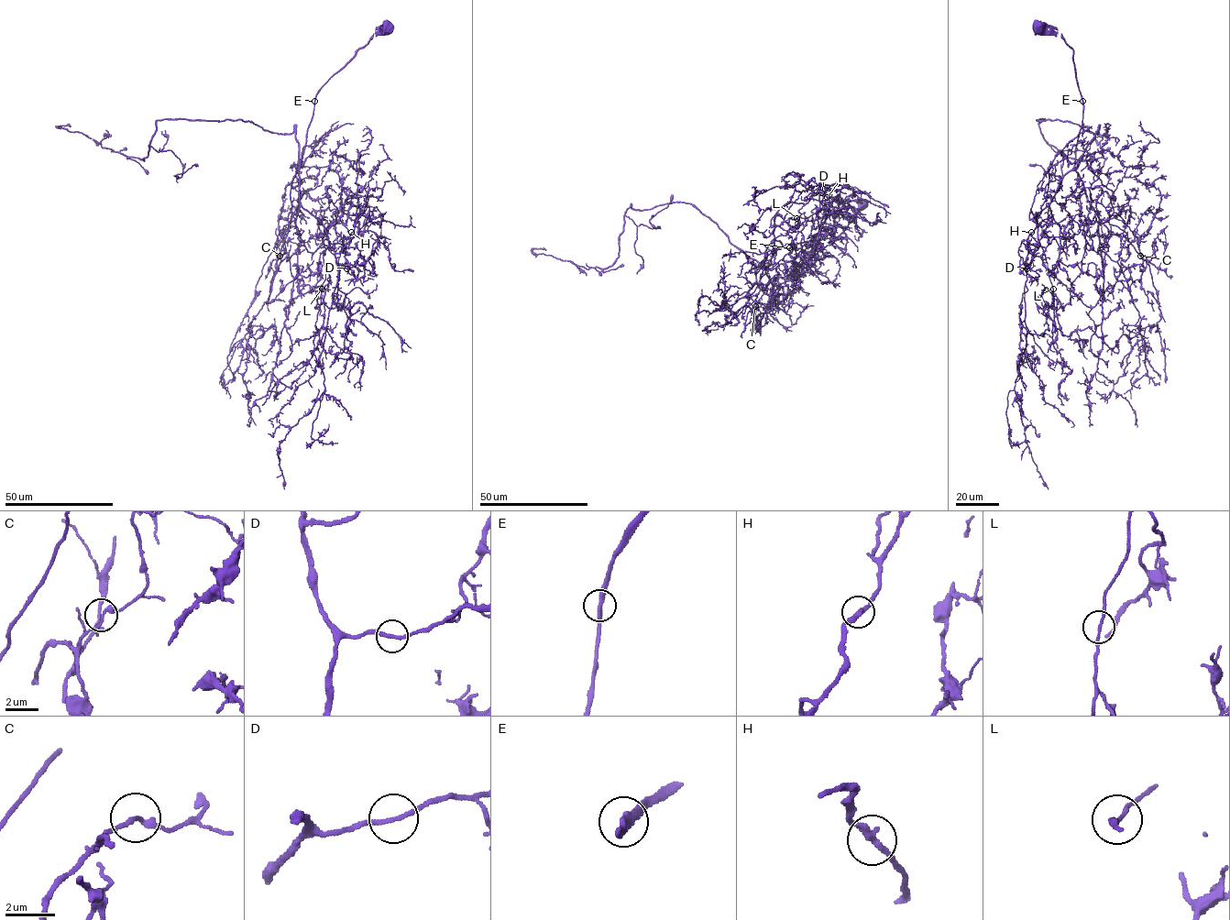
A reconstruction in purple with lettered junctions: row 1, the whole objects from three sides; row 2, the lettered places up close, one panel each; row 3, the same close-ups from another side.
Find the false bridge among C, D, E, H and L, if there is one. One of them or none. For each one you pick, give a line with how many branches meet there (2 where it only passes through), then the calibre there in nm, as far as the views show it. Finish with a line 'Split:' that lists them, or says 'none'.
Split: none

